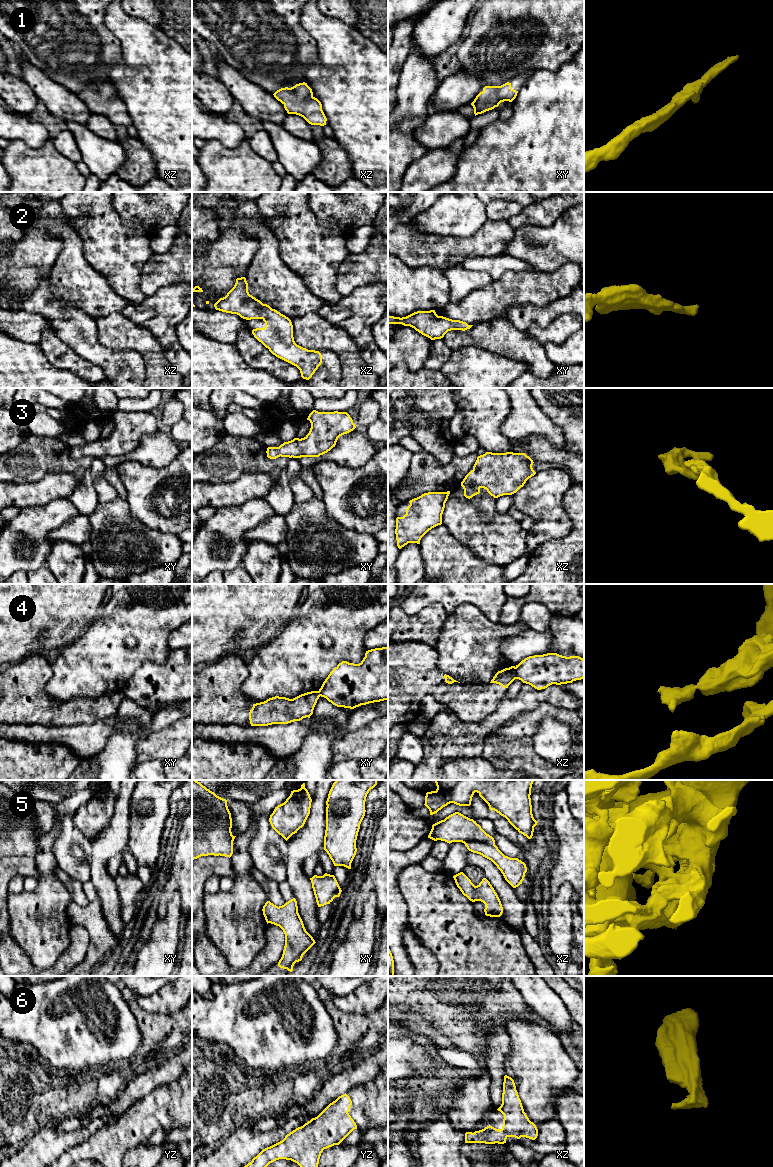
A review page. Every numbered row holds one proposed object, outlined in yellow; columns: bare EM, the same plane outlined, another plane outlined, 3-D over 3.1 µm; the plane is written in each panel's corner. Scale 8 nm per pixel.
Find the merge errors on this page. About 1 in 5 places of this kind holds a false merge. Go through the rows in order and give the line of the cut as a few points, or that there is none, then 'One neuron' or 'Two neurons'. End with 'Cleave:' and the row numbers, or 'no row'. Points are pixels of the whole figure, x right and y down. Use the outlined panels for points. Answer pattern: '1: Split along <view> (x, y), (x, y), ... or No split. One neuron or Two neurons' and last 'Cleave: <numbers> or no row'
1: No split. One neuron
2: No split. One neuron
3: No split. One neuron
4: Split along xz (514, 667), (514, 676), (516, 678). Two neurons
5: No split. One neuron
6: No split. One neuron
Cleave: 4

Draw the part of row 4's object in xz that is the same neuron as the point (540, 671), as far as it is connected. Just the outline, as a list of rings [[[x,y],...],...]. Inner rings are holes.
[[[557,653],[529,656],[515,667],[515,678],[537,690],[584,678],[584,659]]]

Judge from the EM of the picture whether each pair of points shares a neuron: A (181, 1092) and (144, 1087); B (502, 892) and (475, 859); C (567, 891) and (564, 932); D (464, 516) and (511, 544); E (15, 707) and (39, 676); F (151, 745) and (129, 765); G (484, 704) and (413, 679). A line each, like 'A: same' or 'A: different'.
A: different
B: same
C: same
D: same
E: same
F: different
G: same

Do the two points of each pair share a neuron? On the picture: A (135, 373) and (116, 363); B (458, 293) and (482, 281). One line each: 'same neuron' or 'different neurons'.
A: same neuron
B: same neuron

